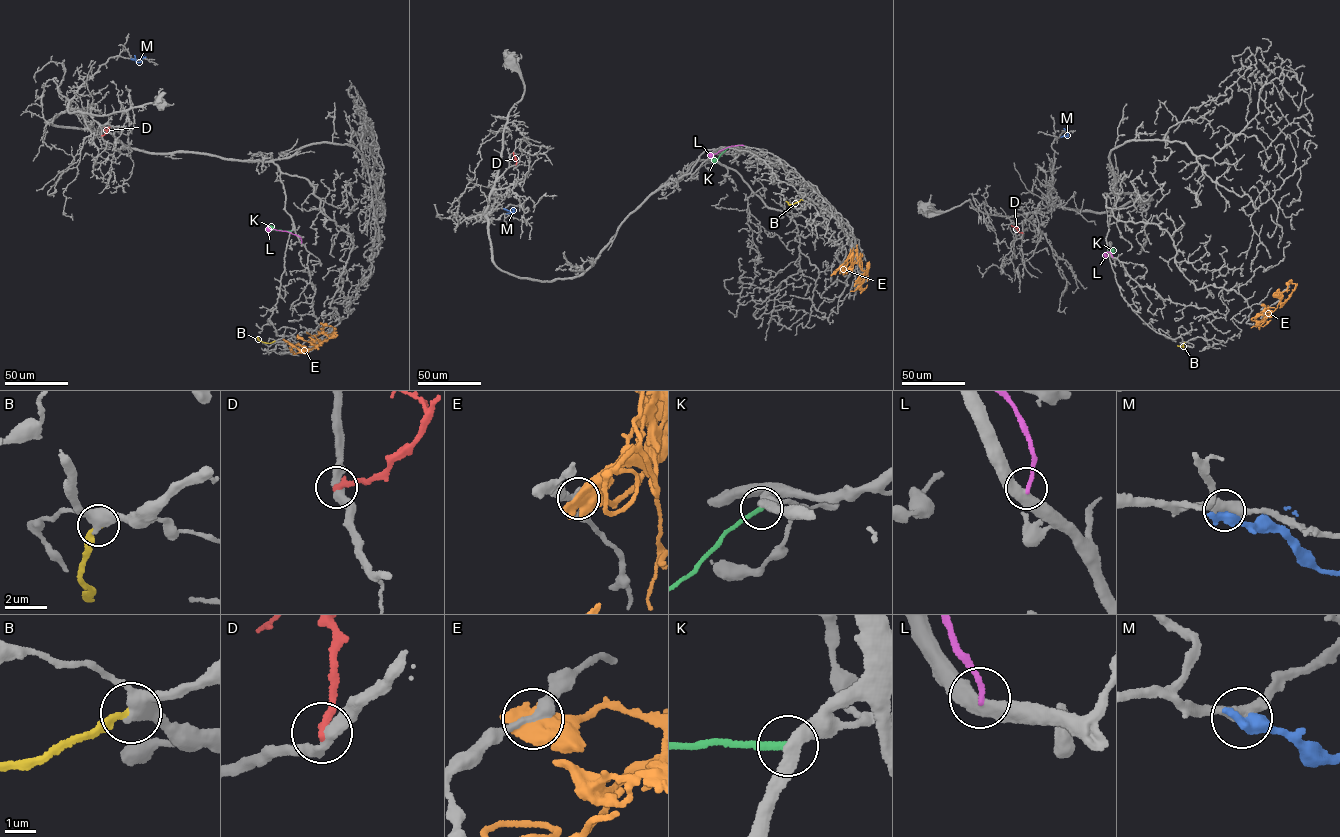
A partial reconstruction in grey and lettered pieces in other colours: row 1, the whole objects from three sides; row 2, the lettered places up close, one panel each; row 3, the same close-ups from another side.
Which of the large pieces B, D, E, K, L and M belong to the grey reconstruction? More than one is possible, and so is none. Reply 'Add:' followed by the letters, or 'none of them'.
Add: none of them

